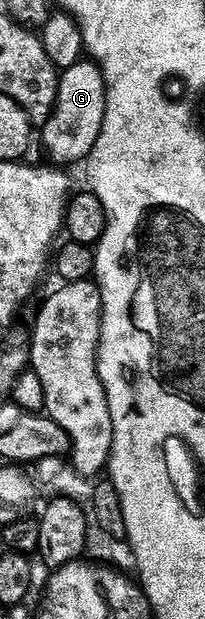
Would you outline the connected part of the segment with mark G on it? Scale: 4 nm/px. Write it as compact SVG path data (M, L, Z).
M81 58L63 68L57 76L56 99L50 117L41 124L38 137L50 155L51 162L69 165L87 158L98 133L101 132L102 119L105 116L105 77L99 64L89 58Z

